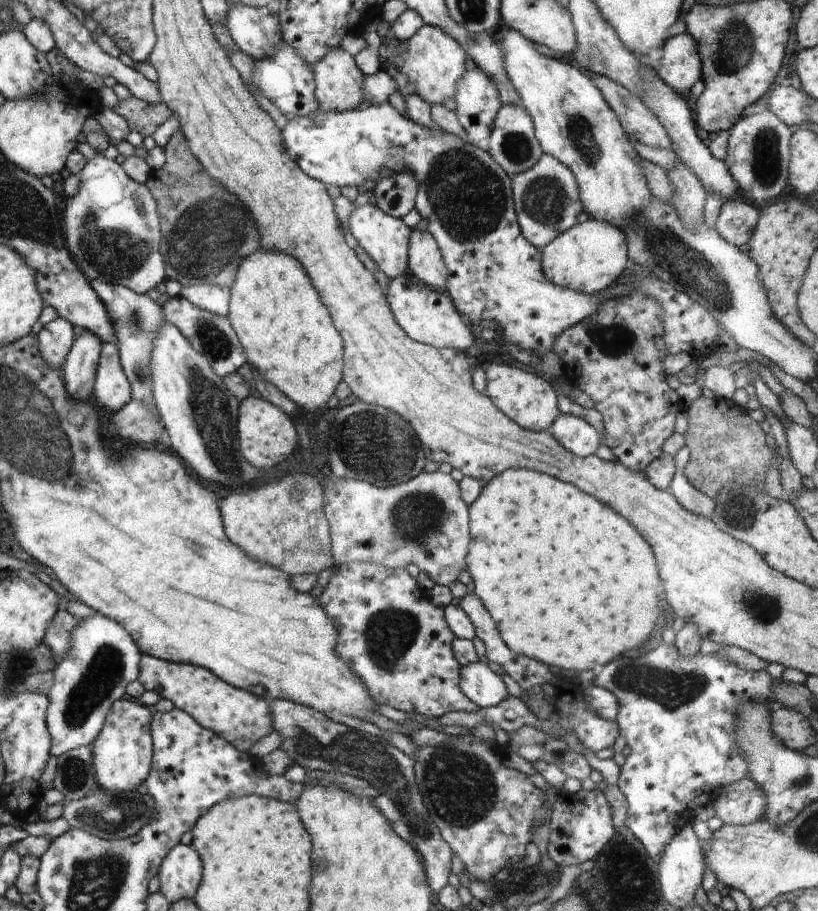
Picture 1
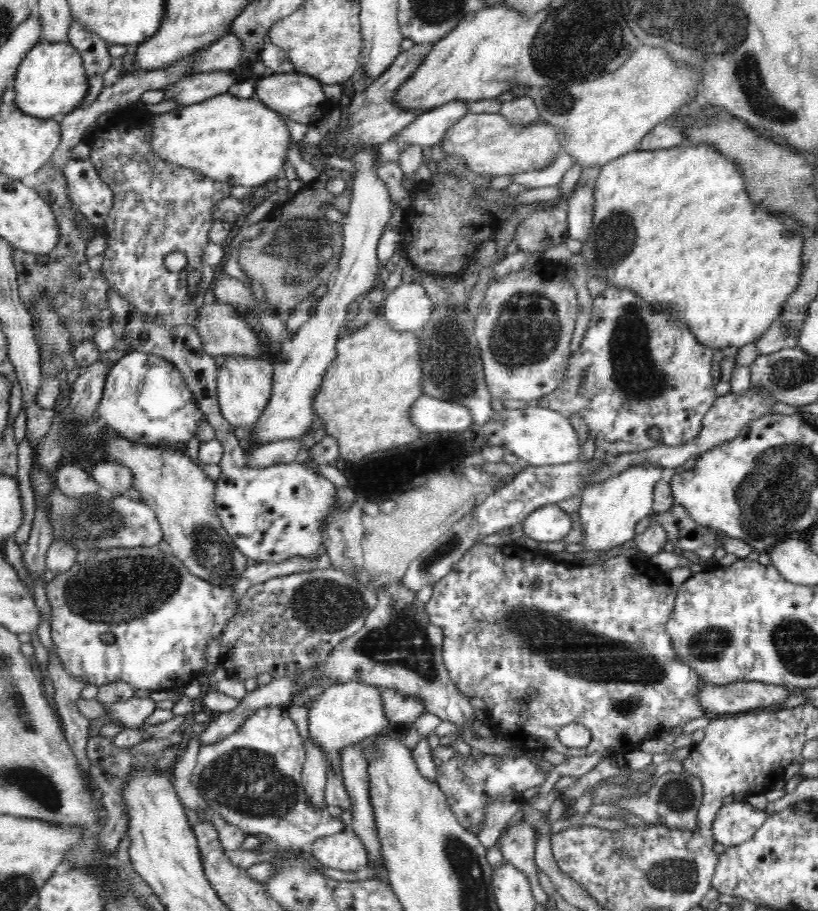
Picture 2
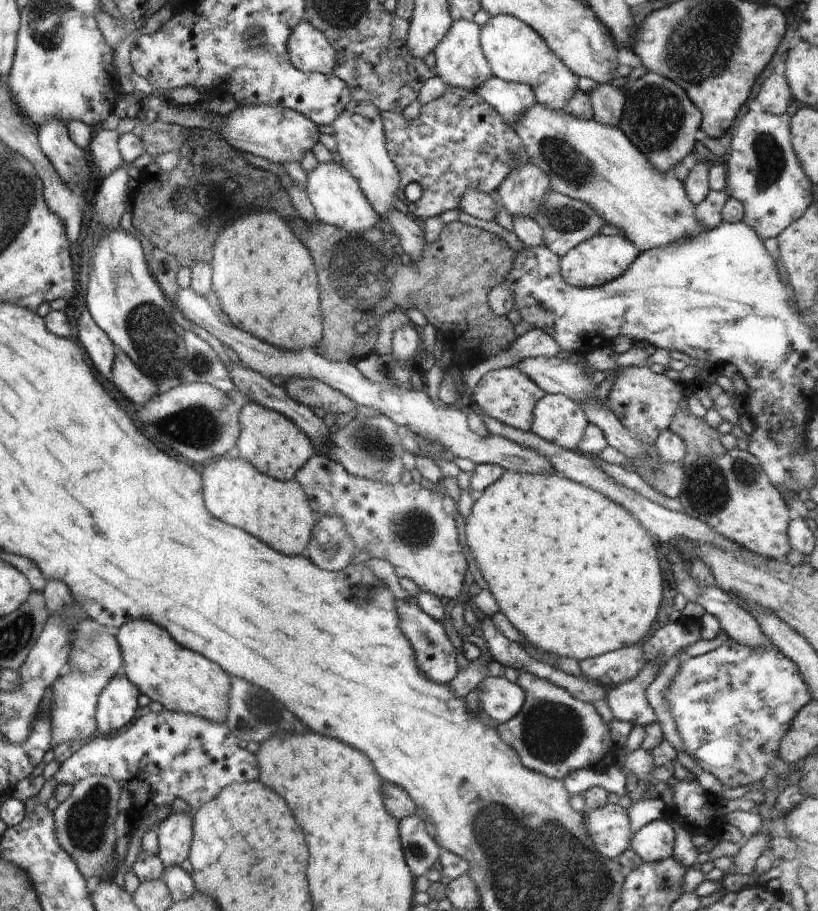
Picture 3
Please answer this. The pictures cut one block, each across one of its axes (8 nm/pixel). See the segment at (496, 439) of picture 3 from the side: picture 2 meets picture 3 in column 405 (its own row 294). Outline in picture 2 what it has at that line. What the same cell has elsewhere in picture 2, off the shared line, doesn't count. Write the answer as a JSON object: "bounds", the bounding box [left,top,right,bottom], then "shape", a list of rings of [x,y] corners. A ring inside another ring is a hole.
{"bounds":[382,284,434,332],"shape":[[[400,284],[382,300],[385,319],[398,332],[419,332],[432,317],[434,304],[422,285]]]}

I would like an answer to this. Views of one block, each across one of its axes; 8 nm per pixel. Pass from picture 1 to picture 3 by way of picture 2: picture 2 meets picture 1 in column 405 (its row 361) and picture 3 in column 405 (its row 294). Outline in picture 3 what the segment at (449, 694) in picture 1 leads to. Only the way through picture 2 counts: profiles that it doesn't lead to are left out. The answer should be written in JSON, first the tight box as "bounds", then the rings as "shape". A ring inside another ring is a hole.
{"bounds":[396,597,459,685],"shape":[[[416,597],[396,599],[396,612],[399,616],[399,627],[404,636],[410,641],[418,668],[432,683],[448,685],[459,673],[456,661],[456,649],[448,639],[442,621],[428,616],[417,603]]]}

